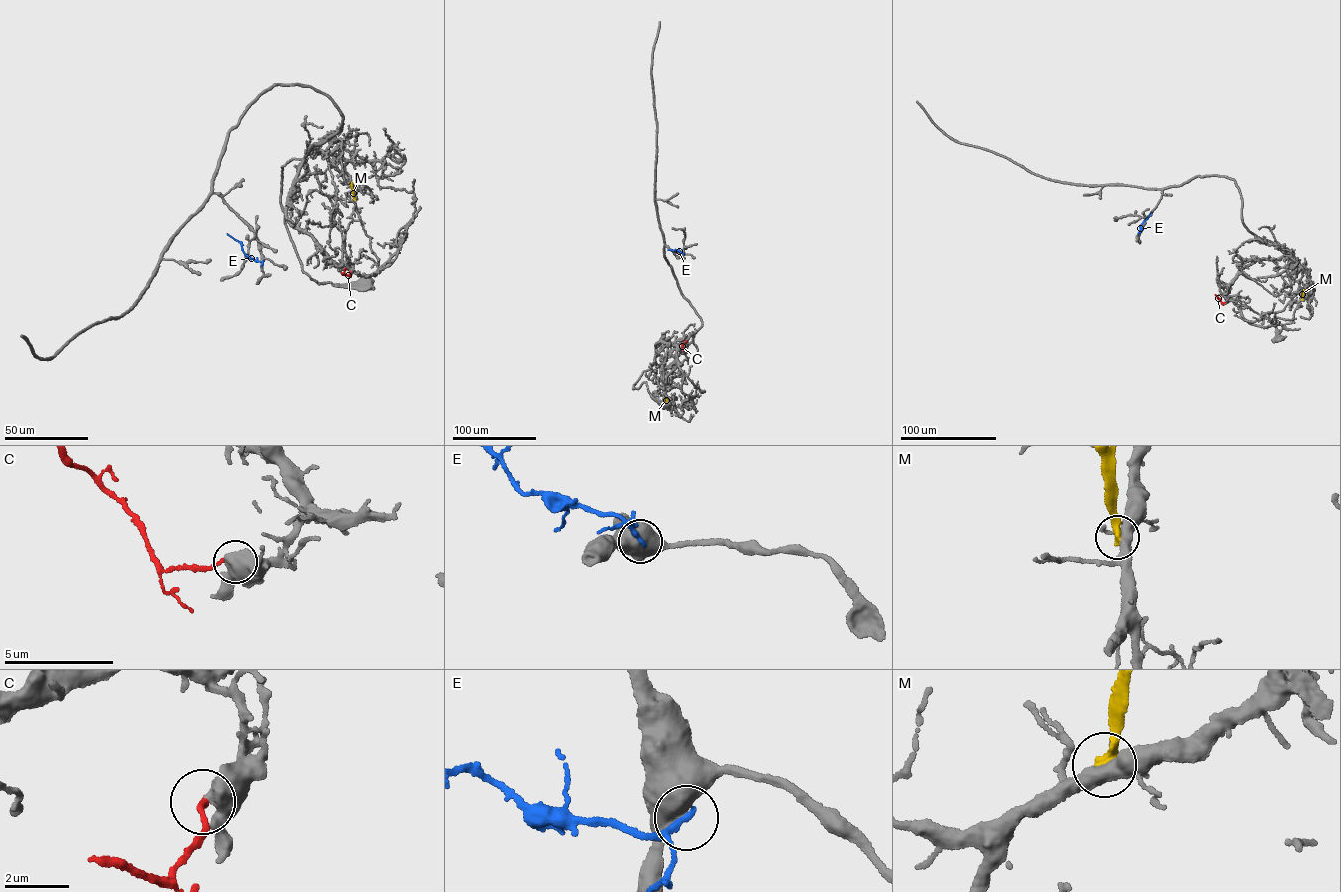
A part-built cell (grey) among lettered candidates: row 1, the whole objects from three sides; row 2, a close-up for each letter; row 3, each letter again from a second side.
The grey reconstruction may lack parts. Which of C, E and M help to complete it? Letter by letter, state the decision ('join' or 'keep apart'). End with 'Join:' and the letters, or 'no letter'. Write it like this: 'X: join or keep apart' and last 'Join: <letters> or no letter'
C: keep apart
E: keep apart
M: keep apart
Join: no letter

